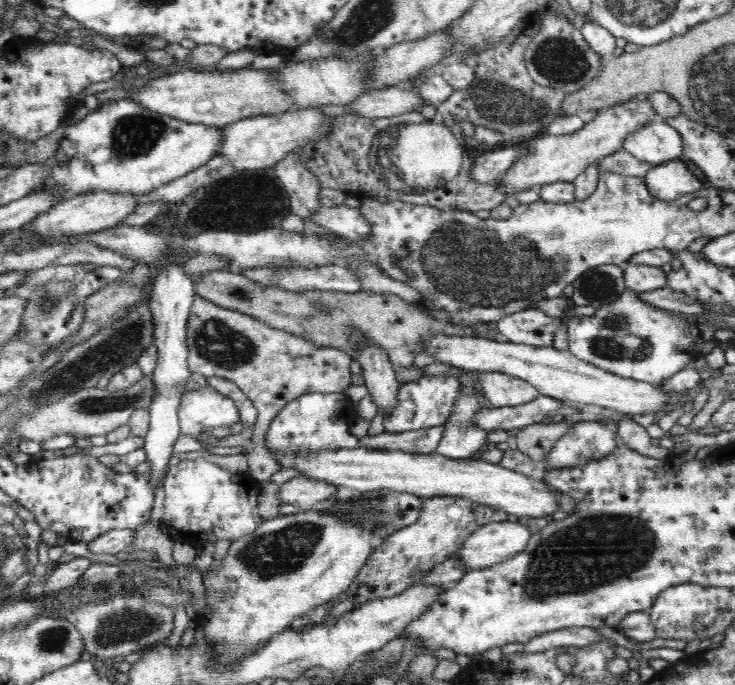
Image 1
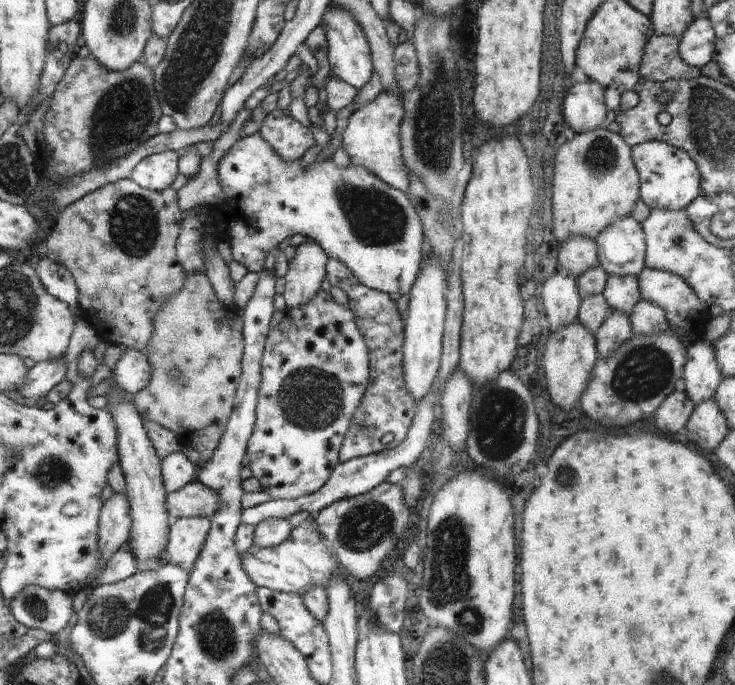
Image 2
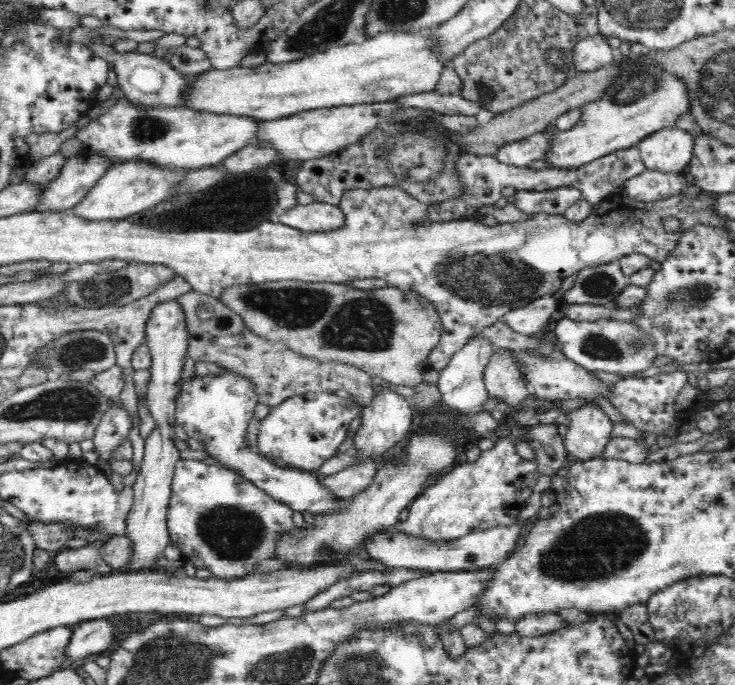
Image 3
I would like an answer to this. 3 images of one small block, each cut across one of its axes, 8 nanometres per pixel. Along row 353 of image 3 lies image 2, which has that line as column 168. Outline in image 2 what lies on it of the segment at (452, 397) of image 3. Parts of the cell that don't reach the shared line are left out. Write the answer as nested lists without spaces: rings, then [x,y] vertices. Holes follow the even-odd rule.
[[[172,452],[161,459],[161,479],[166,492],[176,492],[186,484],[195,482],[199,465],[196,465],[182,452]]]

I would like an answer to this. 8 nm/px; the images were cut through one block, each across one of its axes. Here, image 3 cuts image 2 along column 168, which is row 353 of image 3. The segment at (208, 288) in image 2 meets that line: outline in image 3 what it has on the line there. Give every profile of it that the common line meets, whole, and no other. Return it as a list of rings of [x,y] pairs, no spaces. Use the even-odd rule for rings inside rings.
[[[284,280],[272,283],[263,284],[246,284],[237,285],[236,287],[226,288],[222,292],[220,302],[225,306],[228,306],[234,313],[238,314],[244,324],[251,329],[256,336],[267,338],[270,342],[278,342],[285,344],[290,350],[307,356],[308,358],[315,358],[320,362],[341,362],[342,364],[350,364],[352,367],[358,367],[363,372],[366,372],[370,377],[376,377],[384,379],[394,386],[405,386],[410,388],[416,388],[423,382],[422,374],[432,369],[428,356],[430,352],[438,346],[441,341],[441,334],[443,331],[442,322],[436,308],[426,299],[424,296],[414,292],[410,289],[407,291],[400,290],[398,288],[388,286],[382,289],[356,289],[348,283],[320,283],[320,282],[300,282],[292,280]]]

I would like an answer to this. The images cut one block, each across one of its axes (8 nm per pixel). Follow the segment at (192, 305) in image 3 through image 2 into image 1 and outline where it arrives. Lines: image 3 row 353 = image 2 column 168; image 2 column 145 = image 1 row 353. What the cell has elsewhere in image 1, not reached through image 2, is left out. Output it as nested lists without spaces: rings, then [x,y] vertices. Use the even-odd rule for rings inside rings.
[[[198,295],[190,308],[186,342],[191,372],[206,379],[220,377],[236,384],[257,408],[257,421],[251,436],[253,448],[246,456],[248,474],[258,483],[269,480],[282,469],[265,444],[266,430],[281,408],[302,395],[342,393],[351,386],[350,362],[353,358],[350,353],[334,347],[316,347],[312,341],[276,329],[242,312],[220,308]]]

